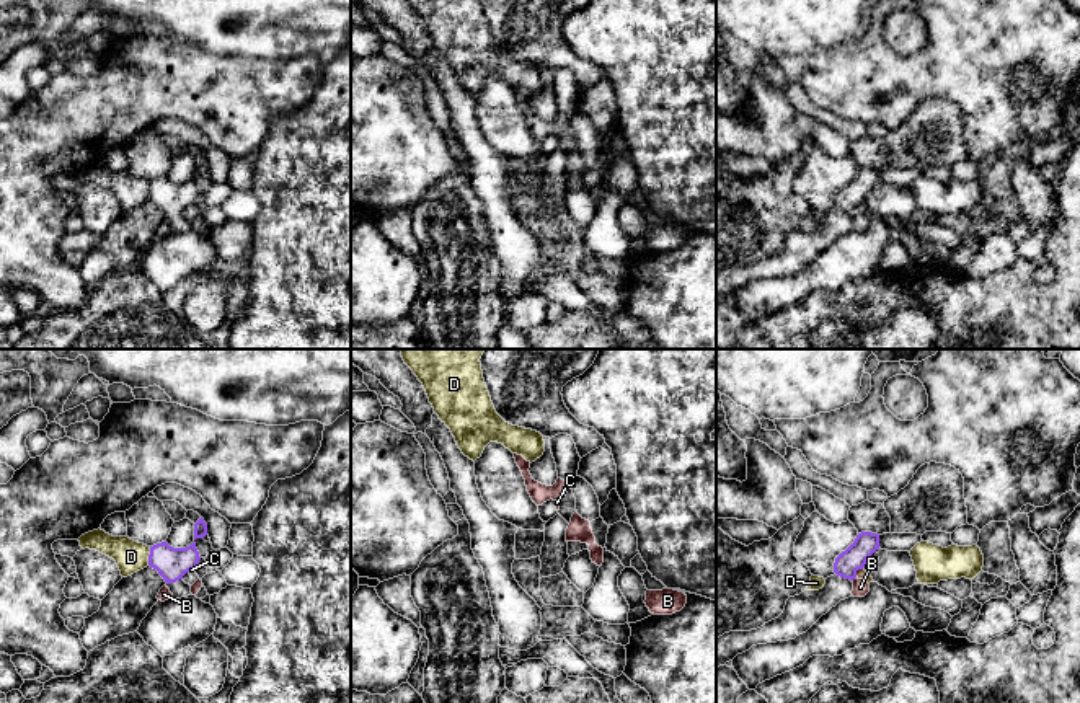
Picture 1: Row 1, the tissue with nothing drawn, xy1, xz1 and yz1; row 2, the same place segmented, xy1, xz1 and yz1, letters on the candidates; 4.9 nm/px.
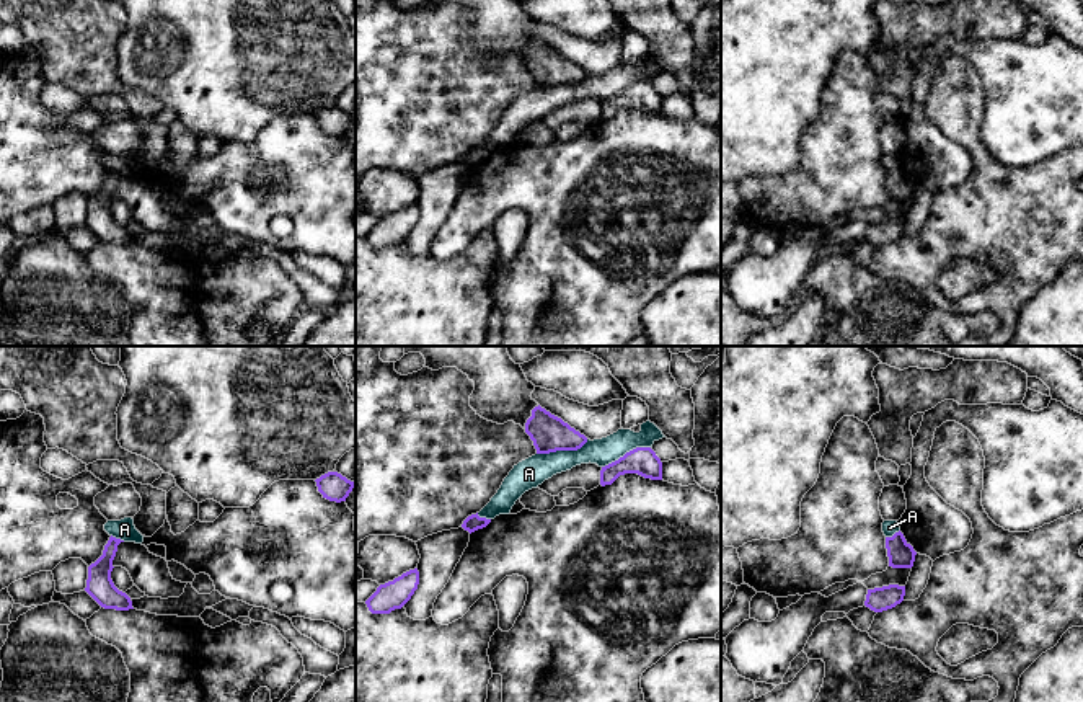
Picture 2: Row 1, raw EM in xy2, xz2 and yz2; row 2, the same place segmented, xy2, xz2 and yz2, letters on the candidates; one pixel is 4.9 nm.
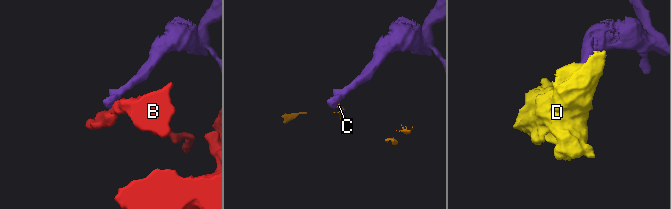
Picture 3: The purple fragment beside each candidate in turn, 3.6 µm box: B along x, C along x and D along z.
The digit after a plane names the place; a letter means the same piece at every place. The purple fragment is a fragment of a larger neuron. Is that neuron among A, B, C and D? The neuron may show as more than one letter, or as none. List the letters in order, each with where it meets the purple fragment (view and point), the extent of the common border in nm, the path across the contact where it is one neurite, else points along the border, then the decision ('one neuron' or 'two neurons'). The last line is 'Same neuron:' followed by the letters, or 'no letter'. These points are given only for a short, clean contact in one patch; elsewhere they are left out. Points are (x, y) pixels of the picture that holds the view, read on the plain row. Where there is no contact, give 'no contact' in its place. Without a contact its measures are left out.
A: contact xz2 (561, 84); length 260 nm; two neurons
B: contact yz1 (854, 212); length 40 nm; border yz1 (855, 211), (852, 216); two neurons
C: contact yz1 (857, 204); length 60 nm; border yz1 (862, 203), (855, 211); two neurons
D: contact xy1 (149, 191); length 100 nm; border xy1 (150, 181), (147, 199); two neurons
Same neuron: no letter

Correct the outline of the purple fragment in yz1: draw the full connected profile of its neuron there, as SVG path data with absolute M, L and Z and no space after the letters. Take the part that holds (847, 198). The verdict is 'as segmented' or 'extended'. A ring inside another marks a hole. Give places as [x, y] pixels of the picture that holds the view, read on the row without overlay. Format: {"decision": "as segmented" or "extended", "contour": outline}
{"decision": "extended", "contour": "M861 166L834 197L834 210L819 225L804 225L786 235L783 248L750 266L729 266L716 274L716 302L726 300L752 281L788 276L806 267L822 250L840 235L852 232L856 206L879 184L879 170Z"}

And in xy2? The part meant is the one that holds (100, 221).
{"decision": "as segmented", "contour": "M109 171L103 189L88 201L85 225L104 243L129 245L134 243L130 232L119 225L111 214L113 194L121 176L124 175Z"}

